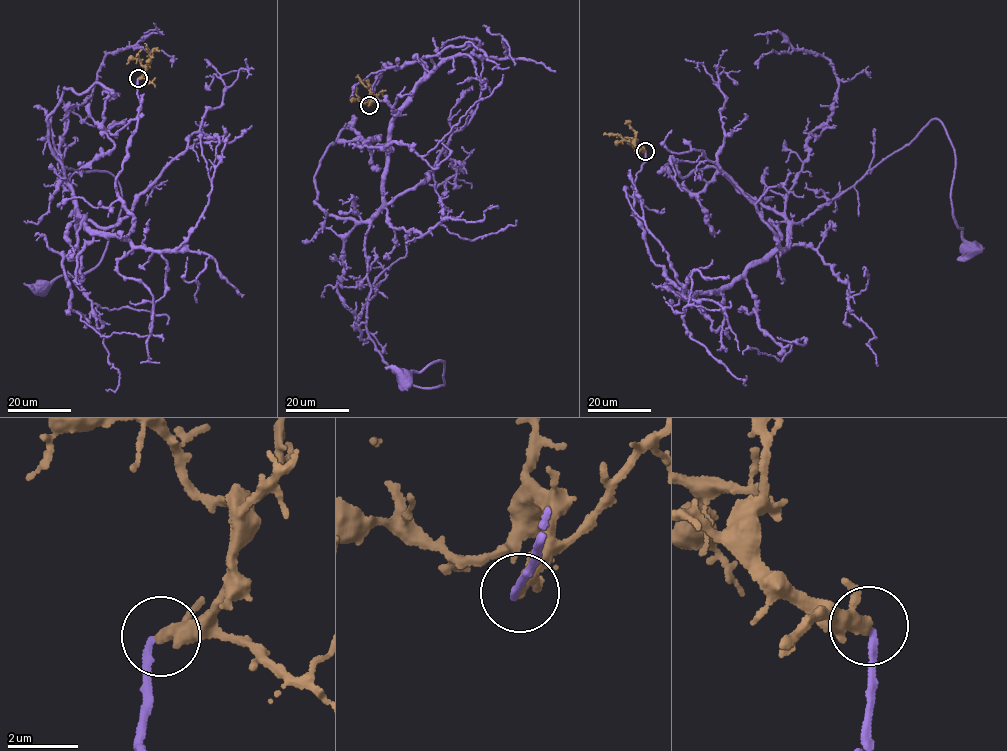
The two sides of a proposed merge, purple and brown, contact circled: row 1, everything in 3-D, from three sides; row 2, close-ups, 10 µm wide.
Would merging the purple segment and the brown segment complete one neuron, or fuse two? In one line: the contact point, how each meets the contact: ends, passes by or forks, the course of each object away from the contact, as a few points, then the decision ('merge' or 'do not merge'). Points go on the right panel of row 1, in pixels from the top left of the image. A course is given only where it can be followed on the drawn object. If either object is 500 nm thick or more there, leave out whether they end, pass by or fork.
place (645, 151); purple ends; brown passes by; course purple (645, 151), (633, 212), (651, 258), (691, 293), (781, 251), (788, 228), (932, 119), (971, 249); course brown (645, 151), (617, 134), (605, 133); do not merge

